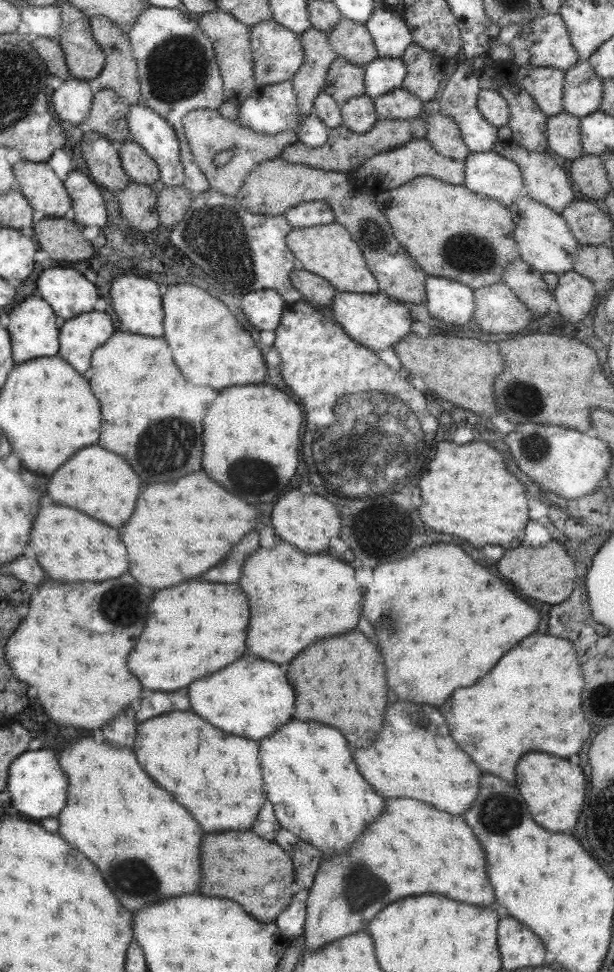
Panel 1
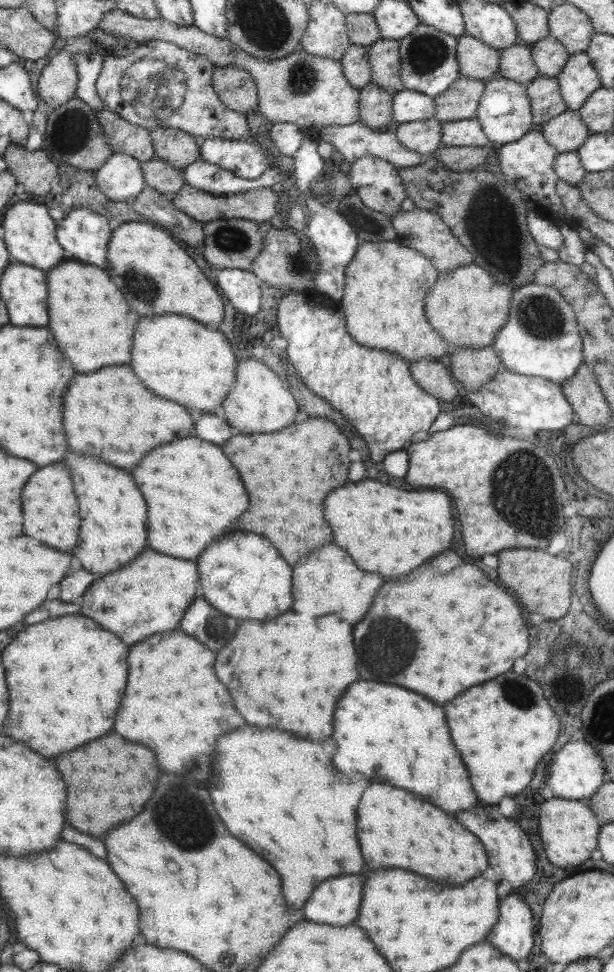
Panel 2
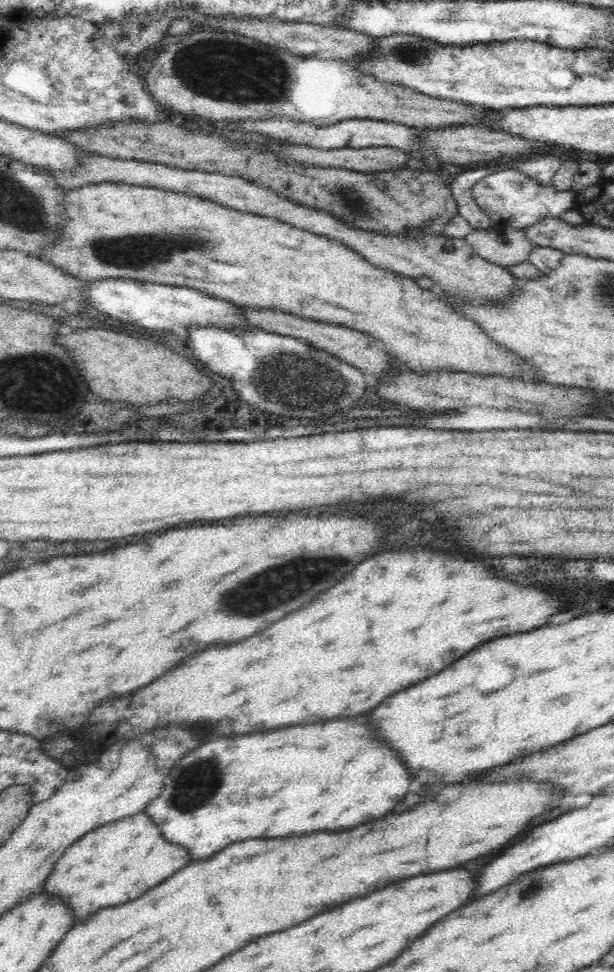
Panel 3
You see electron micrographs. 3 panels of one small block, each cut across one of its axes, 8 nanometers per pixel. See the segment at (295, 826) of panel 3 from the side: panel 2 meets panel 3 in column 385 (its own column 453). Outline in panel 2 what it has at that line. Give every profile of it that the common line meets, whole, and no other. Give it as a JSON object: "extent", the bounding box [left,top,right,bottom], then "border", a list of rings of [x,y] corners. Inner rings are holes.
{"extent":[331,682,477,814],"border":[[[353,682],[335,706],[331,738],[337,744],[333,764],[347,776],[355,772],[373,782],[409,790],[447,814],[477,804],[467,770],[449,738],[443,710],[415,692],[377,682]]]}

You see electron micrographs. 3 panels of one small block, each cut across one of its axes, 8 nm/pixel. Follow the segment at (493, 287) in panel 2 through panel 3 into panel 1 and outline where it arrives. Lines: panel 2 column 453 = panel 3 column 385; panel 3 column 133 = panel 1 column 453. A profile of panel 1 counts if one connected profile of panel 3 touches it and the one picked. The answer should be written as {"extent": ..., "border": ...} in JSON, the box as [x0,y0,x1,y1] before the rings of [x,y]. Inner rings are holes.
{"extent":[381,176,520,290],"border":[[[428,176],[411,179],[395,190],[384,192],[389,200],[381,202],[381,212],[387,217],[393,236],[403,248],[407,248],[407,254],[421,266],[426,275],[448,278],[474,290],[502,282],[501,273],[505,266],[520,258],[513,238],[511,214],[499,201],[471,192],[462,184],[453,186]]]}

